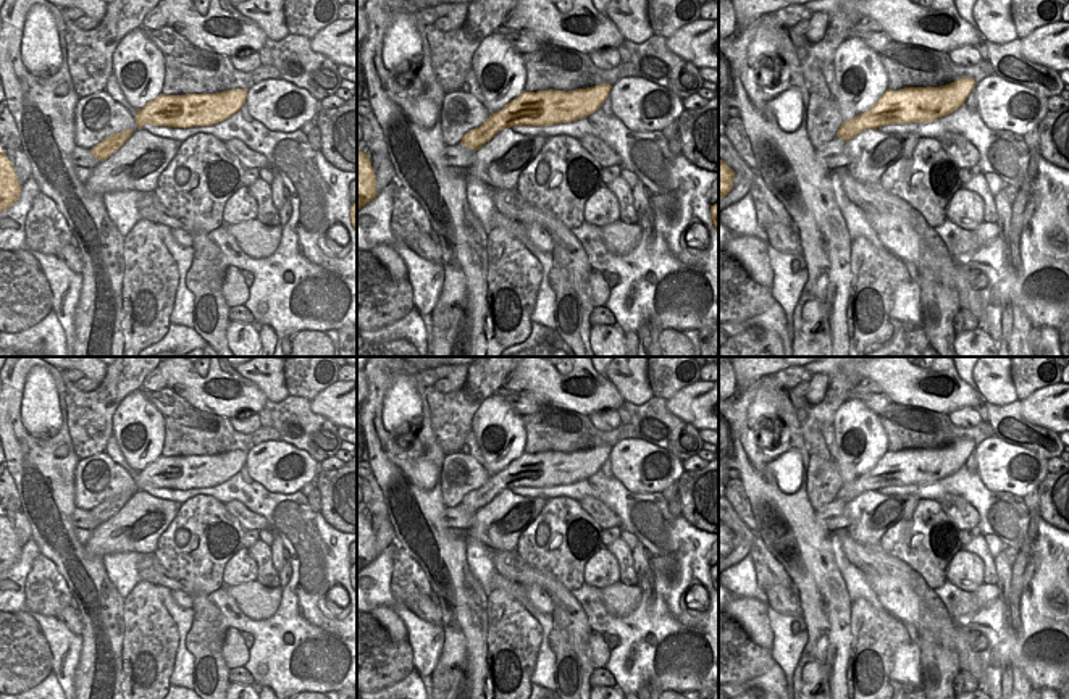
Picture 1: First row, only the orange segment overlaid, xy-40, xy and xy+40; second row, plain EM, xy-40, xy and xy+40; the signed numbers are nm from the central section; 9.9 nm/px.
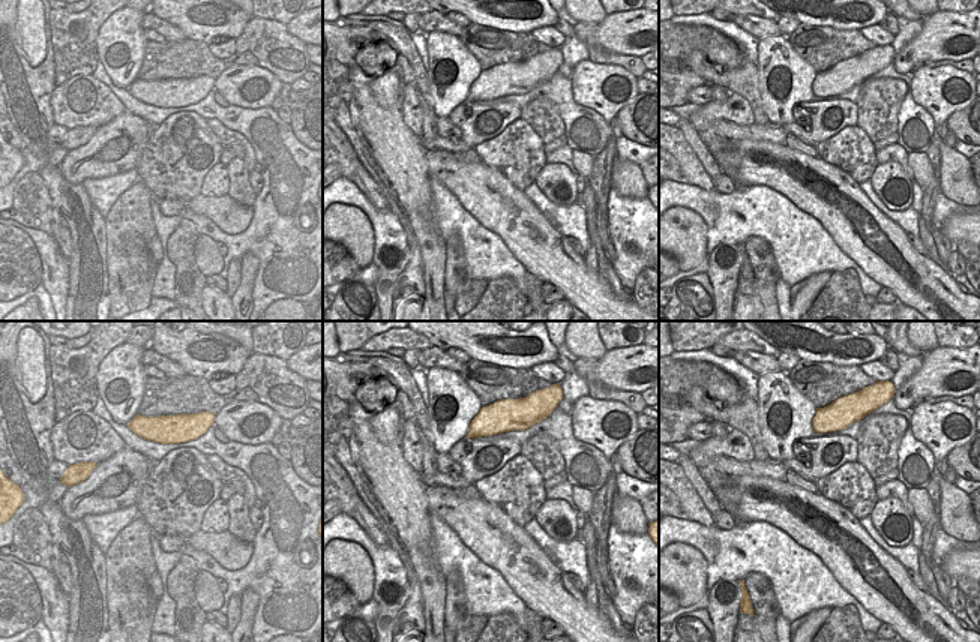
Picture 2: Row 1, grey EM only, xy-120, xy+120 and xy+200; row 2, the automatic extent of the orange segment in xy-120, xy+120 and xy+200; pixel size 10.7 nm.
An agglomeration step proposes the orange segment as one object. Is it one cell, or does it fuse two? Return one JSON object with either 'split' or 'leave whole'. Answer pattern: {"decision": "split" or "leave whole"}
{"decision": "leave whole"}

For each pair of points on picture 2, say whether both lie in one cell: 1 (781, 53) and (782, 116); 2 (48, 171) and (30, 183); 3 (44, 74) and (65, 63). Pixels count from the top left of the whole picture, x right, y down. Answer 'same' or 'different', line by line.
1: same
2: different
3: different

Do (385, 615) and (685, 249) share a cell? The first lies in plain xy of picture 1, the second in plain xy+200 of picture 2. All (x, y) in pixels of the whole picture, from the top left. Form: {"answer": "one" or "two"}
{"answer": "one"}

